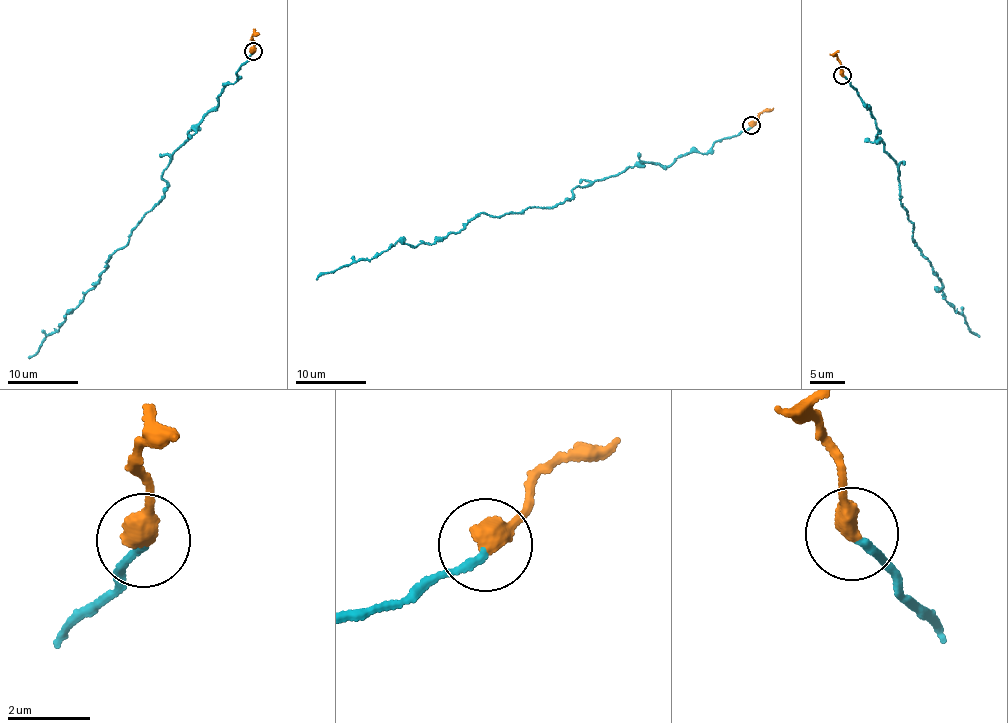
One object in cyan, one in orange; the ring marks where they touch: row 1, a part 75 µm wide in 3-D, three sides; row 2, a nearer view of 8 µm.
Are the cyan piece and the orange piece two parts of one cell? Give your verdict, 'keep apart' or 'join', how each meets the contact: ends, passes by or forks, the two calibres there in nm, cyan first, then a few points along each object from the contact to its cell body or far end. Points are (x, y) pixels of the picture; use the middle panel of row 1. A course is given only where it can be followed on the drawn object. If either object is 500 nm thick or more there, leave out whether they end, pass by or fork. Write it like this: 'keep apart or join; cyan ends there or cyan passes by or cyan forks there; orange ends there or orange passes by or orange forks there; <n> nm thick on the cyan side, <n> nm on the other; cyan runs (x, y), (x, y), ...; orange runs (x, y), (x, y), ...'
keep apart; 180 nm thick on the cyan side, 550 nm on the other; cyan runs (750, 126), (669, 165), (637, 164), (577, 186), (556, 207), (477, 215), (432, 244), (398, 242), (315, 279); orange runs (751, 125), (773, 108)

